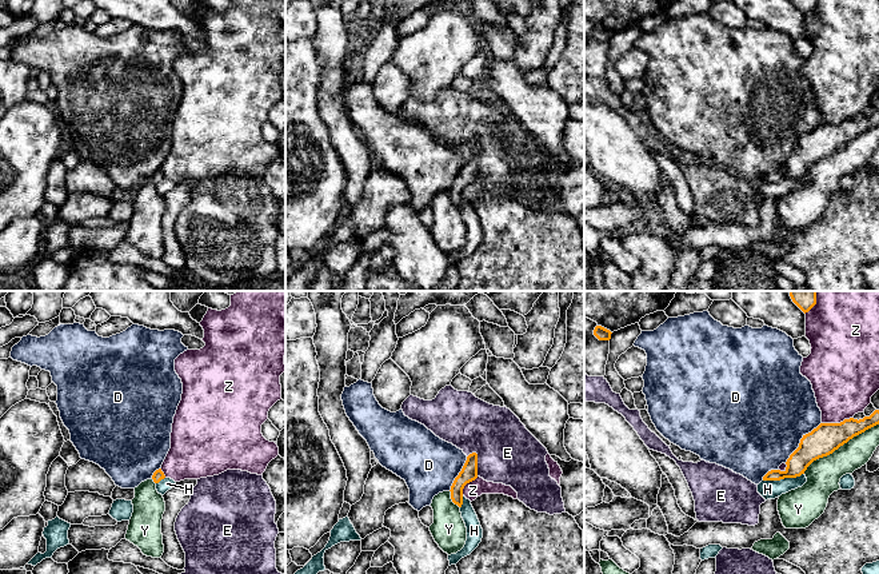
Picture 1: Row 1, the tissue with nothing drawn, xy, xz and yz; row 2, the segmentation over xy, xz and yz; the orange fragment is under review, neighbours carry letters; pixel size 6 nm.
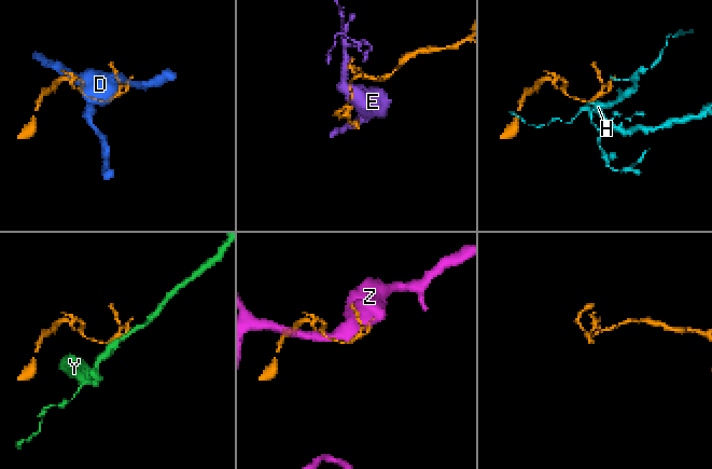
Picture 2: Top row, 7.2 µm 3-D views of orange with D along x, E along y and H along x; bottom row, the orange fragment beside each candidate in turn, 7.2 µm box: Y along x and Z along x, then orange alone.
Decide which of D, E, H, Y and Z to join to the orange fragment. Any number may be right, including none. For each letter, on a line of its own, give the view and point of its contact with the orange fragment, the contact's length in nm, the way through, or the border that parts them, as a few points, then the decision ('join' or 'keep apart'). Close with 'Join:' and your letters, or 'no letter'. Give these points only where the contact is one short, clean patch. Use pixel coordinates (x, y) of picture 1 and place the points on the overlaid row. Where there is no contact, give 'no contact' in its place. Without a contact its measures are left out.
D: yz (800, 441) | 340 nm | keep apart
E: xz (476, 463) | 160 nm | keep apart
H: yz (783, 478) | 260 nm | along yz (803, 473), (795, 477), (763, 481) | keep apart
Y: yz (839, 446) | 550 nm | keep apart
Z: yz (836, 423) | 190 nm | keep apart
Join: no letter

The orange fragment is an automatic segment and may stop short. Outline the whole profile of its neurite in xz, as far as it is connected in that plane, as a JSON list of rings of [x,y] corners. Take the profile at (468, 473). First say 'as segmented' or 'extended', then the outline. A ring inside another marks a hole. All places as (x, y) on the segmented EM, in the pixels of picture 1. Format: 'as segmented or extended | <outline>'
as segmented | [[[472,453],[467,457],[467,461],[459,473],[459,475],[455,478],[452,486],[451,486],[451,499],[455,505],[462,507],[463,505],[463,489],[467,483],[475,481],[478,478],[478,454]]]

